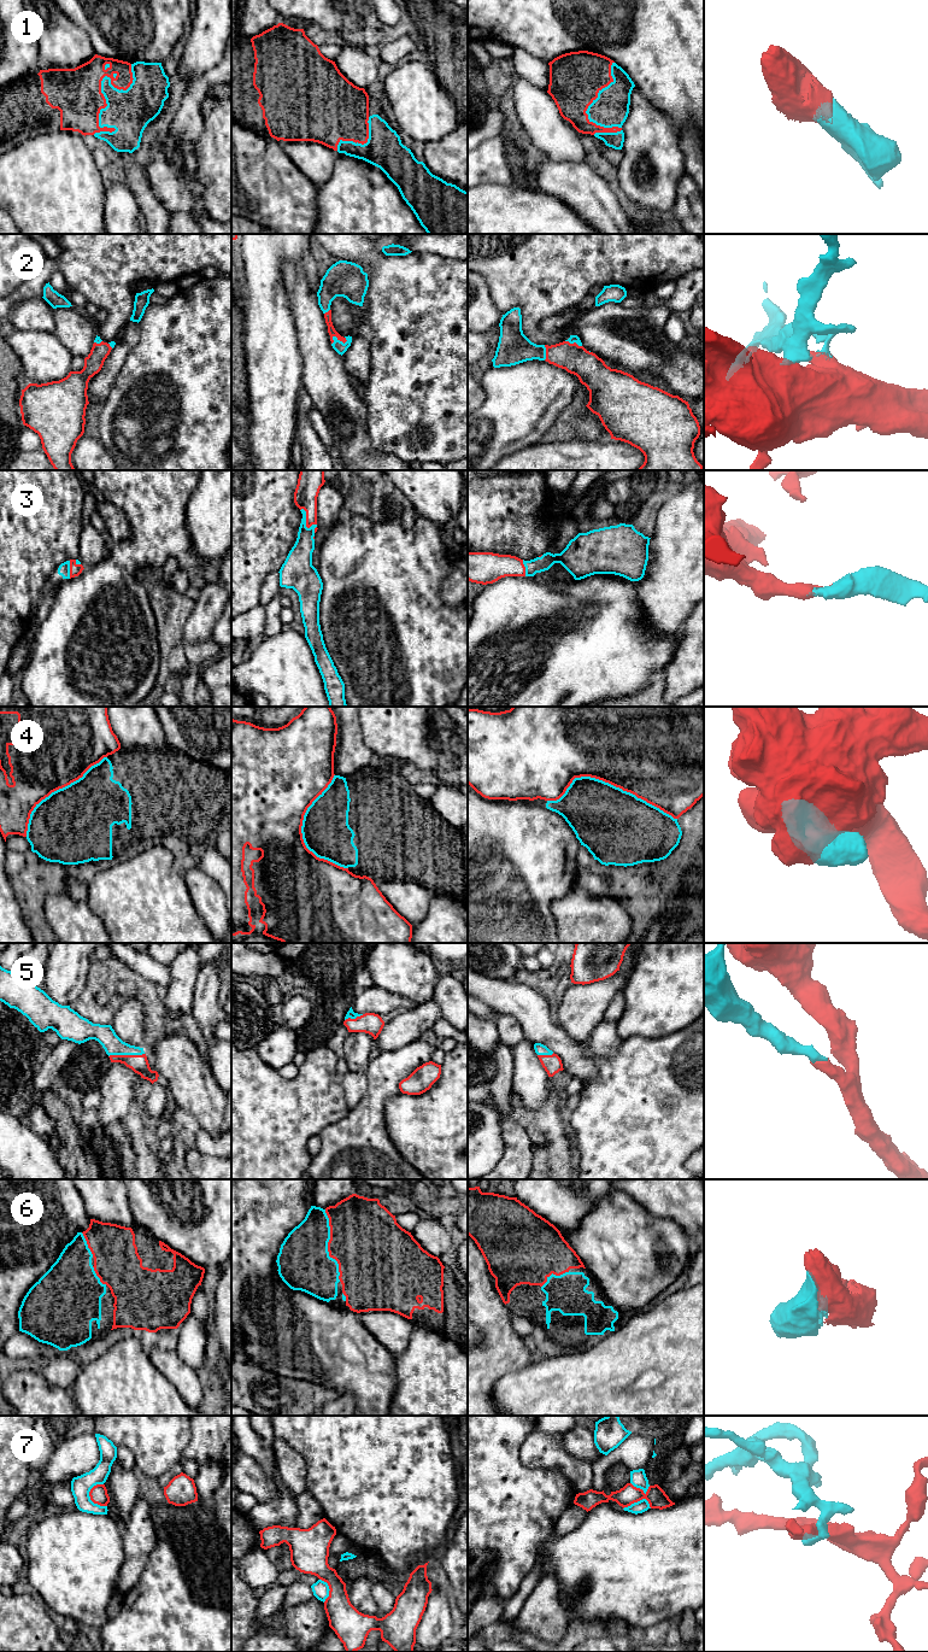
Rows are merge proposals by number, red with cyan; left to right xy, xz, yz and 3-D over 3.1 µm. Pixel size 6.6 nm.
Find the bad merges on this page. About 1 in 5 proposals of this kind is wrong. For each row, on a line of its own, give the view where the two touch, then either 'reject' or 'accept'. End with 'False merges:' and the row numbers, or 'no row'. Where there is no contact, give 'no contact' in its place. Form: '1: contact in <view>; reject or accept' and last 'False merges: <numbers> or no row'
1: contact in xy; accept
2: contact in xz; accept
3: contact in xz; accept
4: contact in yz; reject
5: contact in xy; accept
6: contact in xz; accept
7: contact in xy; reject
False merges: 4, 7

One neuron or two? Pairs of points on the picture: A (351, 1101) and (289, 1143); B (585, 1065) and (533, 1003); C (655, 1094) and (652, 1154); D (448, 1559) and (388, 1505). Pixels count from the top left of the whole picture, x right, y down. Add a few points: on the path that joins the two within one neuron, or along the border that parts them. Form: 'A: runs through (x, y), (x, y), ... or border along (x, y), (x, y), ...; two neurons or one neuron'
A: border along (341, 1077), (342, 1096), (348, 1109); two neurons
B: runs through (569, 1050), (536, 1019); one neuron
C: runs through (652, 1108), (652, 1140); one neuron
D: border along (447, 1542), (438, 1558); two neurons

